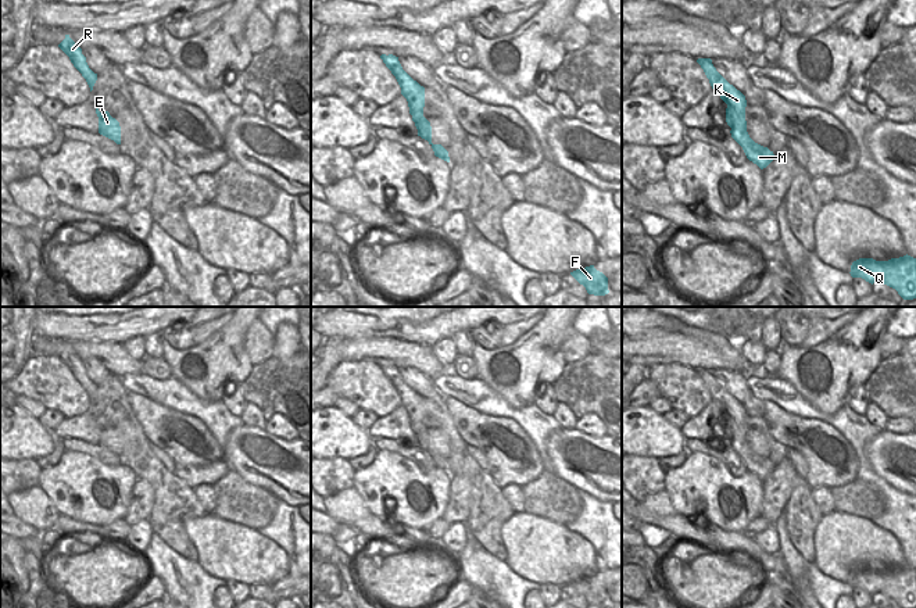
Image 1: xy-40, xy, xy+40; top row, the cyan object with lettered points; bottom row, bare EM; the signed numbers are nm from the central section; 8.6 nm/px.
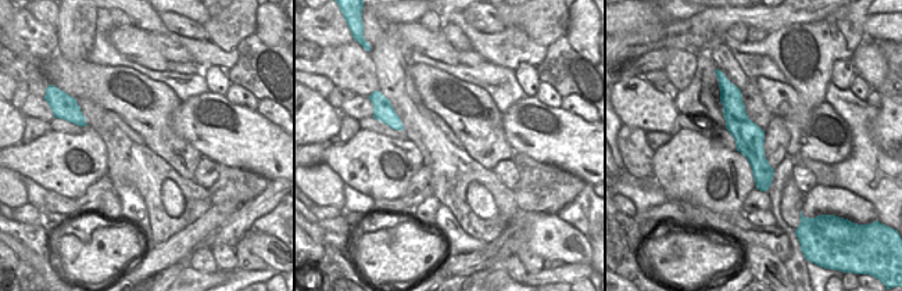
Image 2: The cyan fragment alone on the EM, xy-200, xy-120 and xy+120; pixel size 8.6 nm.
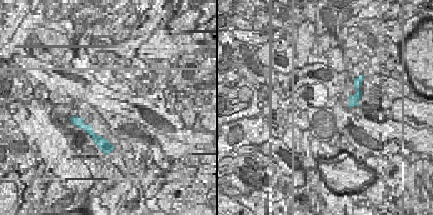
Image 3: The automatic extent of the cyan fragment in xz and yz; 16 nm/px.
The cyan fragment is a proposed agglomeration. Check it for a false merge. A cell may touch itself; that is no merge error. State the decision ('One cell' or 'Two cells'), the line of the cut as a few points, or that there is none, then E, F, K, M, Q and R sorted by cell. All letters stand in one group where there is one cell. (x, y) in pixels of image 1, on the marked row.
Two cells. Split along xy (425, 118), (421, 129). Groups: E / F K M Q R.

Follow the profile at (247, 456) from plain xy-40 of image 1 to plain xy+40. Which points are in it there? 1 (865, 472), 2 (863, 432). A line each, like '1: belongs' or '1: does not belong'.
1: does not belong
2: does not belong

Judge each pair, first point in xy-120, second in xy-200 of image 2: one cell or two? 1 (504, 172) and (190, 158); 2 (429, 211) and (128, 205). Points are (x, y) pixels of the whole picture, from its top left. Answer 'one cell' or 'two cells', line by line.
1: two cells
2: two cells

